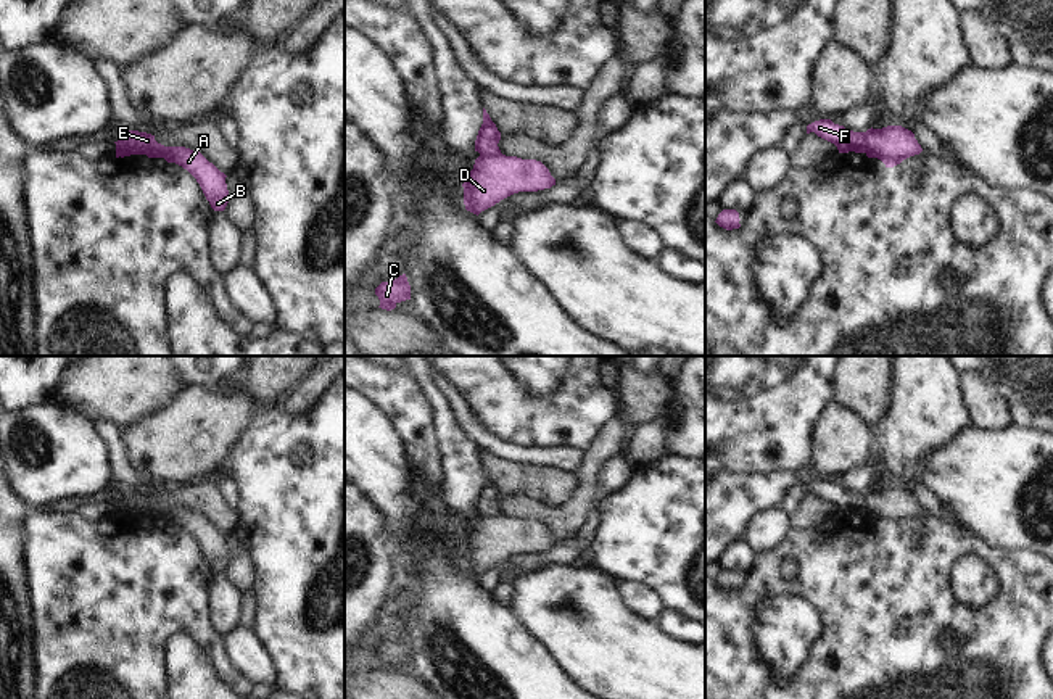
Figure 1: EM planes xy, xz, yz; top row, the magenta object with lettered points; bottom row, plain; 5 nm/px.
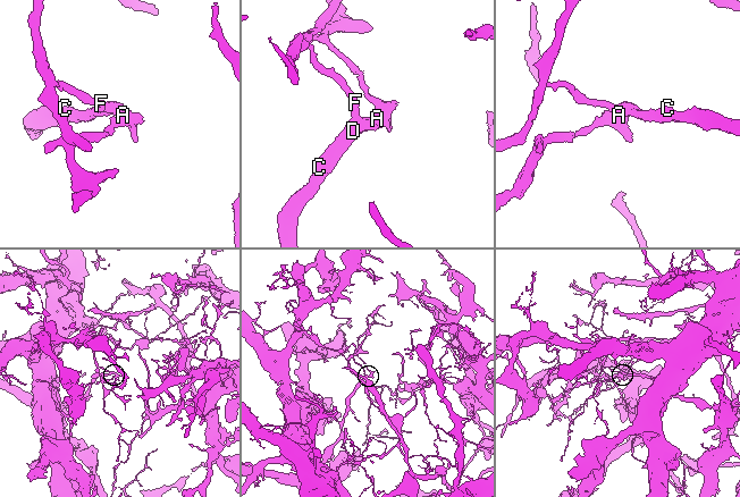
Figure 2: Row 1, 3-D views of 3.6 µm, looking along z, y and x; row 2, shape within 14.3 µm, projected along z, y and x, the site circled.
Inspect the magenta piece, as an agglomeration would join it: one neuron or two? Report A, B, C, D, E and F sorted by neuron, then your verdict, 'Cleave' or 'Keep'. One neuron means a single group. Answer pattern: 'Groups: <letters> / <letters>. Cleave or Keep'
Groups: A B C D E / F. Cleave

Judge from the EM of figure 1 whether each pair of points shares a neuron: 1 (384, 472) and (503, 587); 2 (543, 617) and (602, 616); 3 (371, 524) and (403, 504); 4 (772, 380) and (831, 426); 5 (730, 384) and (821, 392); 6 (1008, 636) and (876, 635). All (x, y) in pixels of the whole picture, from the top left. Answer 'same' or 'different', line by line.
1: different
2: same
3: different
4: different
5: same
6: same

